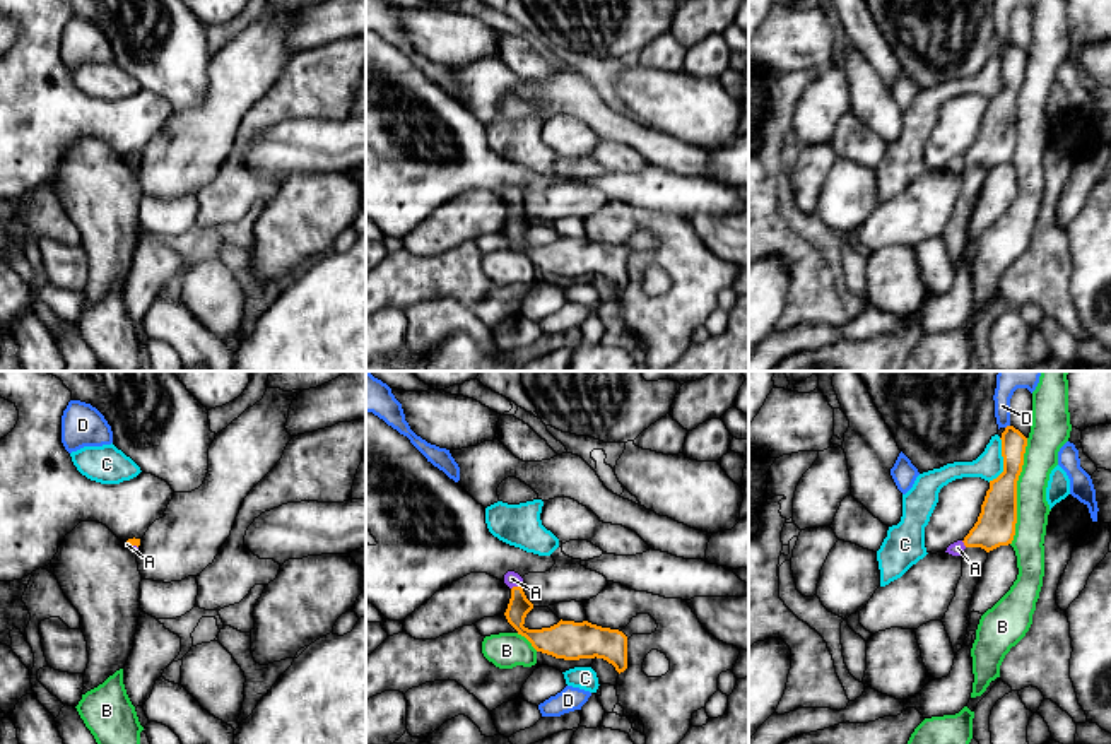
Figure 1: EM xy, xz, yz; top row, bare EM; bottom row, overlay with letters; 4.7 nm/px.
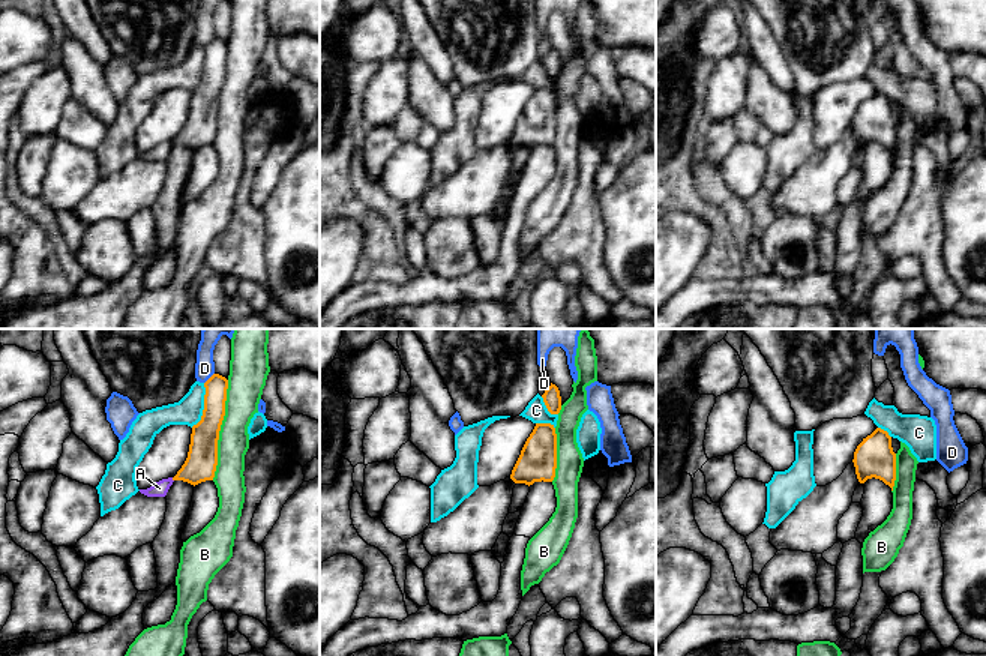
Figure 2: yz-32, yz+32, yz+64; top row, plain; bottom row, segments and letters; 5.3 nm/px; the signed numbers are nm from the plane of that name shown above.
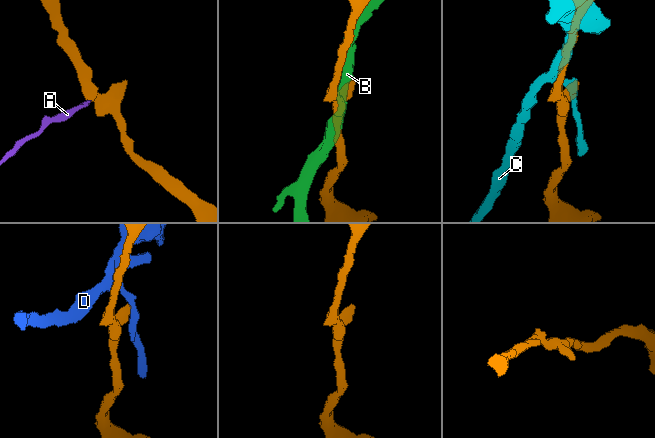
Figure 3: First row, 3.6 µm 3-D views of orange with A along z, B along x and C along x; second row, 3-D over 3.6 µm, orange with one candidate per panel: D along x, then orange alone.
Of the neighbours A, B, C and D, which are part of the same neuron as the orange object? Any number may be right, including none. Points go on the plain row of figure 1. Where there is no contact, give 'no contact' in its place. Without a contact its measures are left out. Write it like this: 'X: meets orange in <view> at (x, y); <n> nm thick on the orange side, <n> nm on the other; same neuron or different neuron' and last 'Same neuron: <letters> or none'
A: meets orange in xz at (517, 204); 100 nm thick on the orange side, 70 nm on the other; same neuron
B: meets orange in yz at (1016, 108); 180 nm thick on the orange side, 160 nm on the other; different neuron
C: meets orange in yz at (1004, 79); 180 nm thick on the orange side, 140 nm on the other; different neuron
D: meets orange in yz at (1007, 43); 120 nm thick on the orange side, 90 nm on the other; different neuron
Same neuron: A

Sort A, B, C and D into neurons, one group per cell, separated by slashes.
A / B / C / D

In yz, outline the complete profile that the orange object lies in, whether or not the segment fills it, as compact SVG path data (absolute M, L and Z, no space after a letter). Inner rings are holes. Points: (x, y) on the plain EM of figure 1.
M1007 43L1002 50L1003 89L990 97L981 130L969 151L947 164L945 169L961 173L966 164L981 164L986 169L1008 162L1017 140L1017 97L1024 82L1027 55Z

